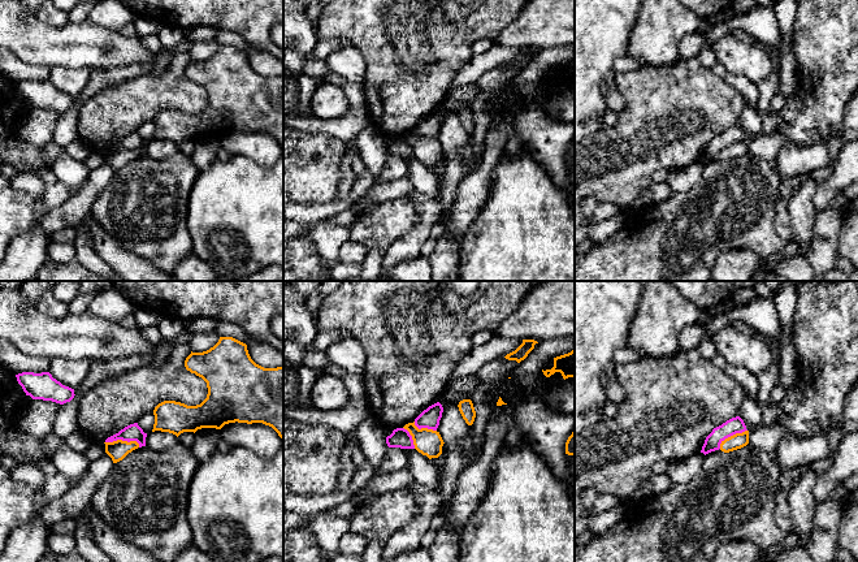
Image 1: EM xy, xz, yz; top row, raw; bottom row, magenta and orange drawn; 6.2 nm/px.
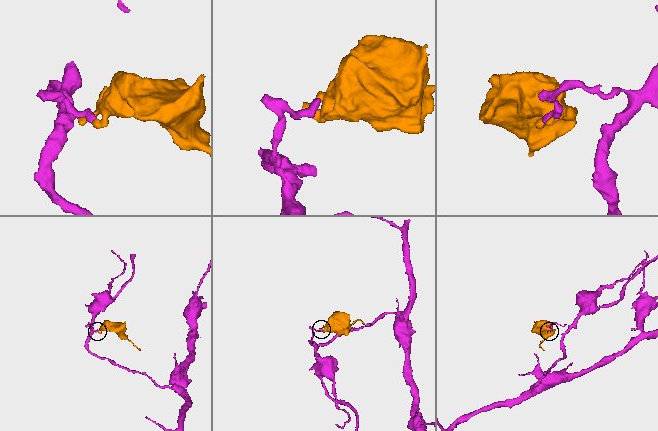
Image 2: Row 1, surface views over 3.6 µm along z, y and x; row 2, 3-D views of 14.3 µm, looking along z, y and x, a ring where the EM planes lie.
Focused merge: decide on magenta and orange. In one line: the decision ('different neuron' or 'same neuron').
different neuron

